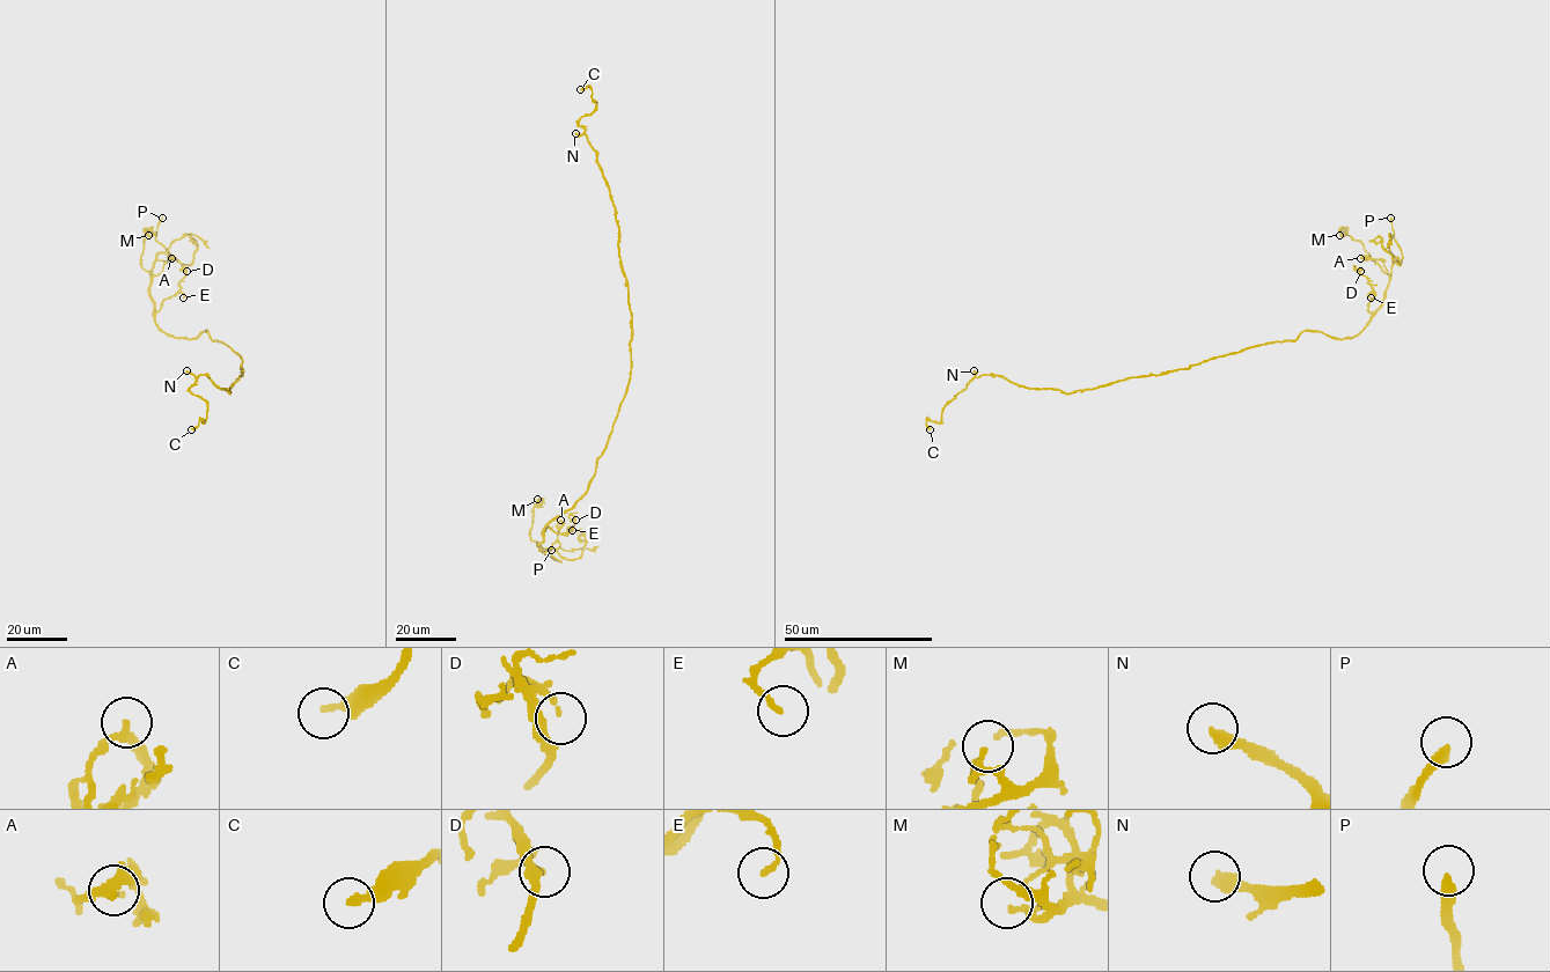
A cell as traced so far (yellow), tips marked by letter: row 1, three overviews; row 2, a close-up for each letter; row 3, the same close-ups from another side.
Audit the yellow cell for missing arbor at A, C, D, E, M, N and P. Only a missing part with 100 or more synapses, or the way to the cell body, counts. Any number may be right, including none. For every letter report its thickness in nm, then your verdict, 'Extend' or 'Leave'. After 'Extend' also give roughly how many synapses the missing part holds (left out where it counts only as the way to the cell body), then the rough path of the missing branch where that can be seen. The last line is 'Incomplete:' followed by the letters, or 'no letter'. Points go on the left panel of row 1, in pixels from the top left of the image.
A: Thickness 220 nm. Leave
C: Thickness 220 nm. Extend. Roughly 170 synapses
D: Thickness 120 nm. Leave
E: Thickness 140 nm. Leave
M: Thickness 180 nm. Leave
N: Thickness 400 nm. Extend. Roughly 200 synapses. Course of what is missing: (186, 370), (154, 330), (137, 270), (164, 266), (166, 230), (130, 215), (102, 122), (159, 122)
P: Thickness 280 nm. Extend. Course of what is missing: (162, 218), (178, 213)
Incomplete: C, N, P

